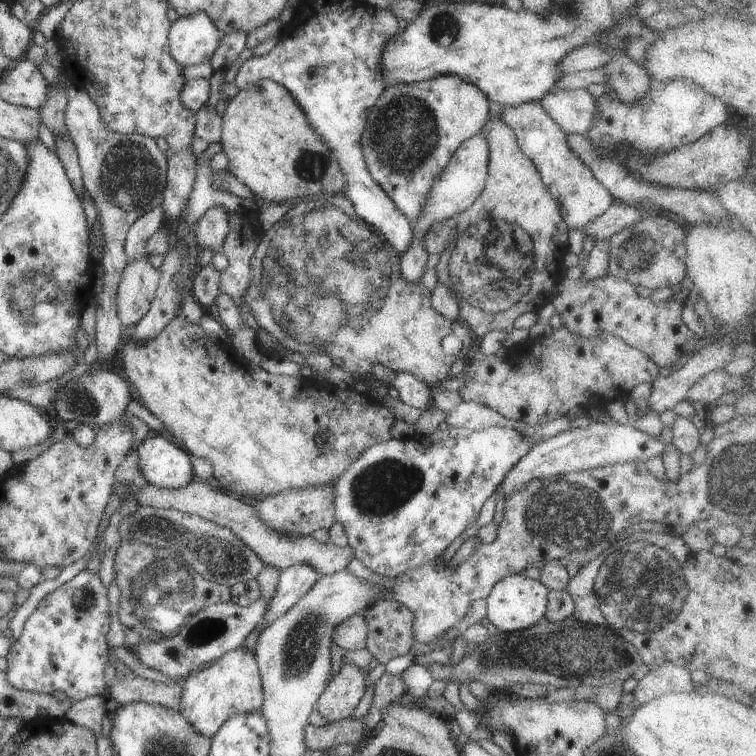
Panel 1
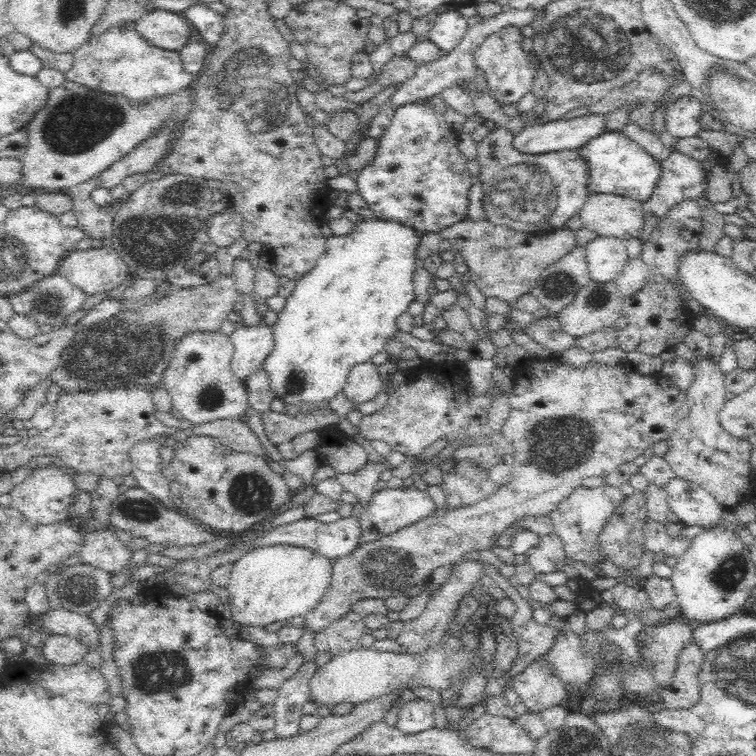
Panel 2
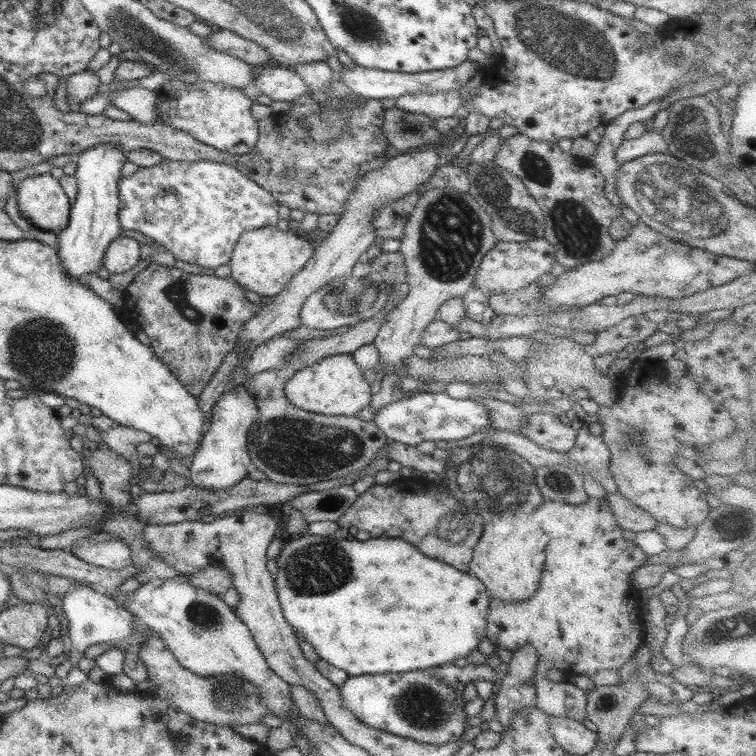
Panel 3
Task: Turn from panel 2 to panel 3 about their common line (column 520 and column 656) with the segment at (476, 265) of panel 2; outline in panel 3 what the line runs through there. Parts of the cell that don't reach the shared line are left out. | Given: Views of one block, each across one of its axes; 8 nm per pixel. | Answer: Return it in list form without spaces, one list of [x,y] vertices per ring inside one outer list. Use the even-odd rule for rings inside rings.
[[[639,221],[627,238],[615,242],[615,248],[606,259],[566,269],[554,284],[543,290],[543,301],[549,307],[582,307],[606,296],[617,296],[620,292],[676,300],[732,282],[752,271],[753,262],[694,249],[689,244],[655,232]]]

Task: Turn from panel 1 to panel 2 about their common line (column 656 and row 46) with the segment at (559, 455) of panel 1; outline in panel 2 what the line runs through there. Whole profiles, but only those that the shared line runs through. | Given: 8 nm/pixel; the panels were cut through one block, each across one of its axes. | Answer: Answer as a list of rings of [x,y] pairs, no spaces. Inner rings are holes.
[[[447,11],[438,18],[434,26],[429,31],[429,40],[436,46],[440,47],[440,50],[444,54],[449,53],[458,43],[462,40],[462,37],[466,34],[469,27],[467,18],[457,11]]]

